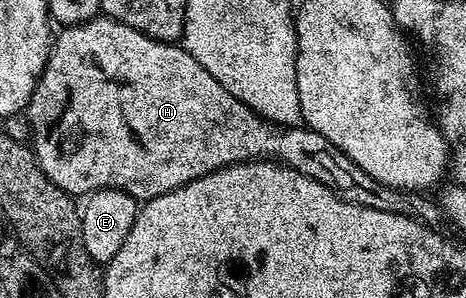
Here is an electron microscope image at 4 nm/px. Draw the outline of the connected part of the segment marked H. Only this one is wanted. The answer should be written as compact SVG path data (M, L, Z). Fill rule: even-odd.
M107 16L63 27L55 35L46 68L28 102L26 119L36 163L50 181L73 196L87 196L96 190L121 190L143 204L224 166L271 160L318 180L318 184L330 188L344 202L410 216L433 228L443 227L446 222L444 209L433 197L395 190L374 180L350 156L334 148L326 136L303 124L278 126L261 118L242 100L226 92L183 45L159 42Z

